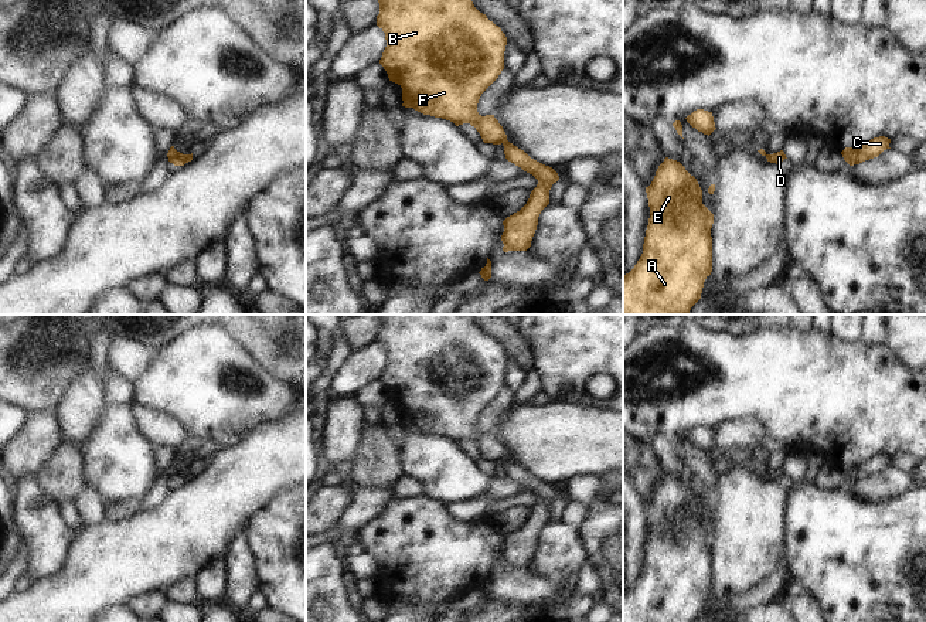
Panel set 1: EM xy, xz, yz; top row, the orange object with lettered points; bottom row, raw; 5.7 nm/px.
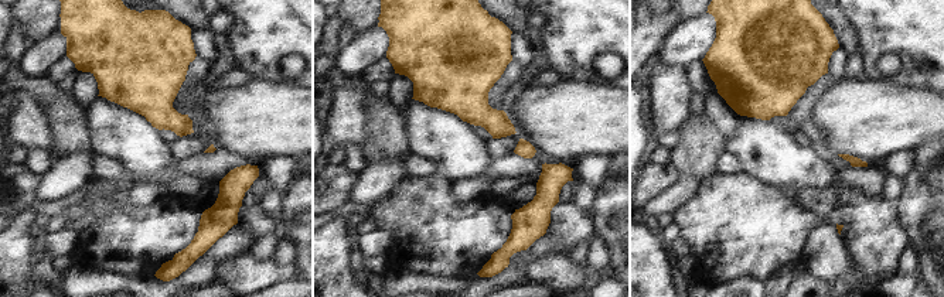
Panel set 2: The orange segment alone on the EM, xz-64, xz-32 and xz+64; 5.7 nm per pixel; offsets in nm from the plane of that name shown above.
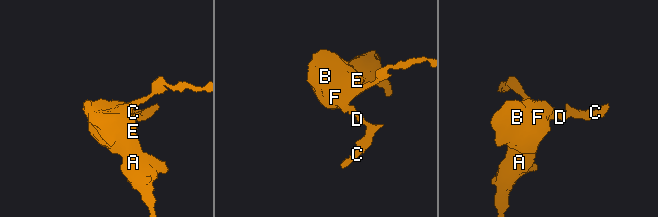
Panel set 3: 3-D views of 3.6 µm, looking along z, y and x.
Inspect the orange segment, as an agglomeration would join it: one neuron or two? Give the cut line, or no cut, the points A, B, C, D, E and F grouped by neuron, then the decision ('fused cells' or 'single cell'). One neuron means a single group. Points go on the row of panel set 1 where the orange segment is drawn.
xz (507, 140), (503, 143) | A B E F / C D | fused cells

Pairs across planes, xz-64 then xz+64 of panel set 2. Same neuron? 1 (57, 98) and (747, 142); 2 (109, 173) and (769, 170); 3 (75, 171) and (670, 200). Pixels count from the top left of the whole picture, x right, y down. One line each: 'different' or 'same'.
1: different
2: different
3: same

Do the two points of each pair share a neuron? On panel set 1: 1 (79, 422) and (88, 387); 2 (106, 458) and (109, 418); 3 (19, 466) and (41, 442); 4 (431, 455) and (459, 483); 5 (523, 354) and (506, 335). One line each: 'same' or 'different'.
1: same
2: same
3: same
4: same
5: same

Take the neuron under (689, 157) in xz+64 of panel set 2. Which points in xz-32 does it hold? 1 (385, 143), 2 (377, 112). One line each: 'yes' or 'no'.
1: yes
2: yes

